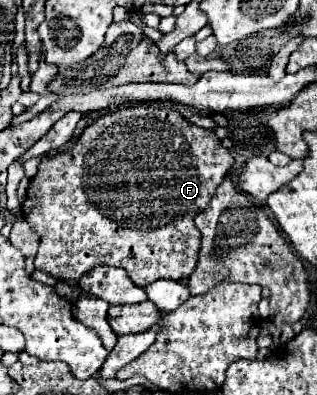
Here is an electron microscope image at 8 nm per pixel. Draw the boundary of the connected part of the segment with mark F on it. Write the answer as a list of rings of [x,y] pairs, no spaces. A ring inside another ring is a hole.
[[[118,110],[114,114],[106,114],[106,116],[98,118],[82,132],[82,136],[78,138],[78,142],[74,144],[74,148],[70,152],[58,154],[54,158],[44,158],[38,166],[38,174],[30,180],[30,186],[26,190],[26,198],[22,204],[22,214],[24,214],[24,220],[32,226],[32,230],[40,234],[40,248],[36,254],[36,270],[44,270],[58,280],[80,280],[94,266],[102,266],[102,264],[118,266],[118,268],[124,268],[128,272],[128,276],[132,278],[132,282],[138,284],[140,288],[148,286],[160,278],[166,278],[166,280],[188,278],[196,268],[198,250],[200,250],[200,234],[198,234],[198,228],[194,226],[194,216],[206,208],[214,190],[224,180],[224,176],[232,168],[232,164],[234,164],[232,152],[228,152],[228,148],[222,146],[220,138],[216,142],[216,134],[212,130],[204,130],[204,128],[190,124],[176,110],[168,110],[166,122],[158,122],[158,126],[144,124],[144,120],[134,118],[134,112],[130,112],[130,110]]]

